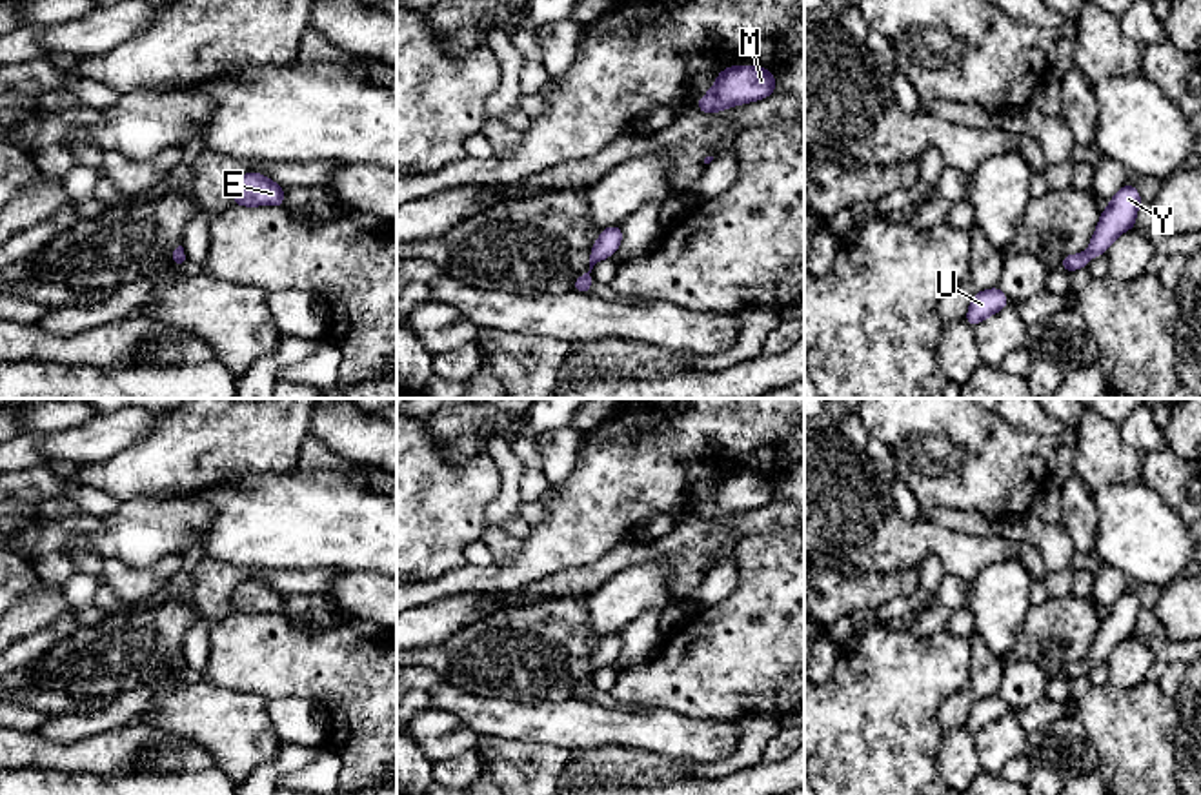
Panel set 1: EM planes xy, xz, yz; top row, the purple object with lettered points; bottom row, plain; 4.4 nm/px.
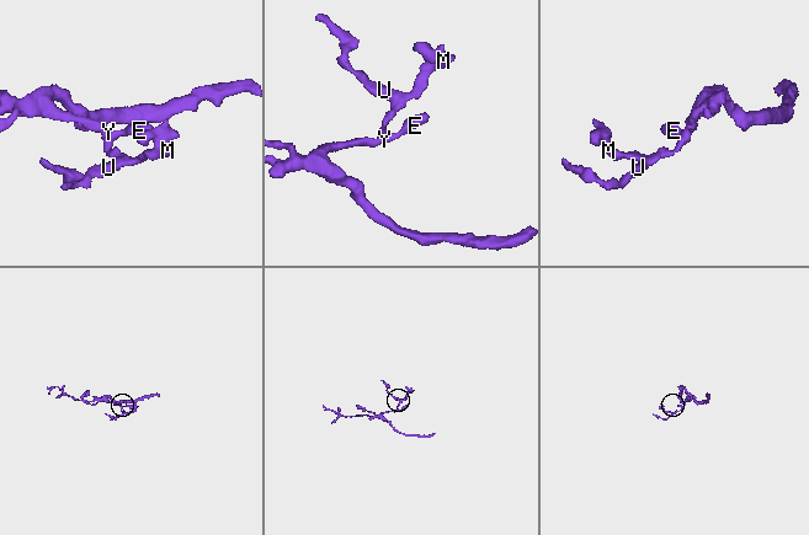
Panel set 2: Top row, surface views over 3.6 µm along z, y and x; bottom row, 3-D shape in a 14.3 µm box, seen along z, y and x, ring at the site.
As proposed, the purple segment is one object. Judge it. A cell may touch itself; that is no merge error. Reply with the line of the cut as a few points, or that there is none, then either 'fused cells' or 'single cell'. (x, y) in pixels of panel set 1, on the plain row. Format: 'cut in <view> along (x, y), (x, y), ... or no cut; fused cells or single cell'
no cut; single cell

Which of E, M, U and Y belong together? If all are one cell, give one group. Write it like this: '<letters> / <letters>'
E M U Y

